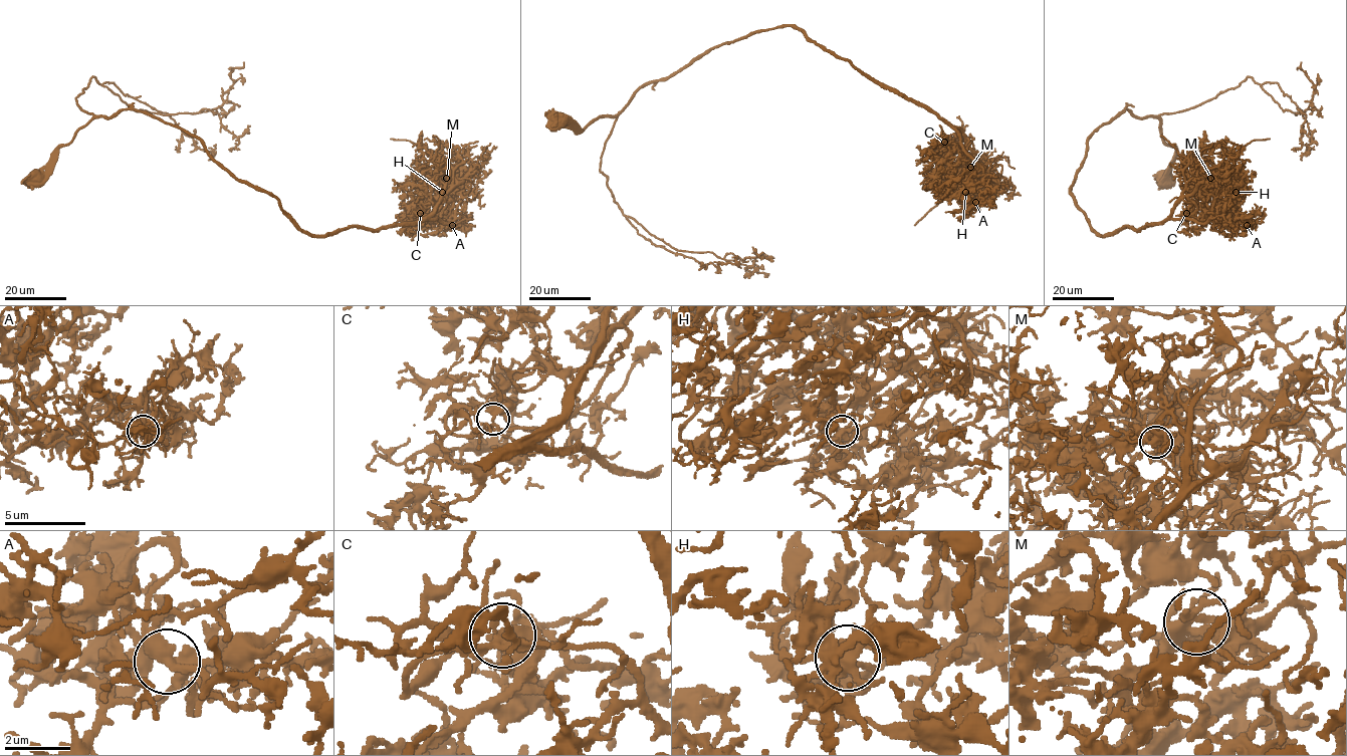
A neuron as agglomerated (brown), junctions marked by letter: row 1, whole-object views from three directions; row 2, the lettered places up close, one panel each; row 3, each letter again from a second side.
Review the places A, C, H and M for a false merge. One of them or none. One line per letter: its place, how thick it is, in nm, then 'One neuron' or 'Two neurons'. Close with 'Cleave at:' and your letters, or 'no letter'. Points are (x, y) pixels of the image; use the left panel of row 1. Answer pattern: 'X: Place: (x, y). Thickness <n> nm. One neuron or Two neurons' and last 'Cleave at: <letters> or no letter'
A: Place: (452, 225). Thickness 400 nm. One neuron
C: Place: (420, 213). Thickness 320 nm. One neuron
H: Place: (442, 192). Thickness 320 nm. One neuron
M: Place: (446, 178). Thickness 320 nm. One neuron
Cleave at: no letter

